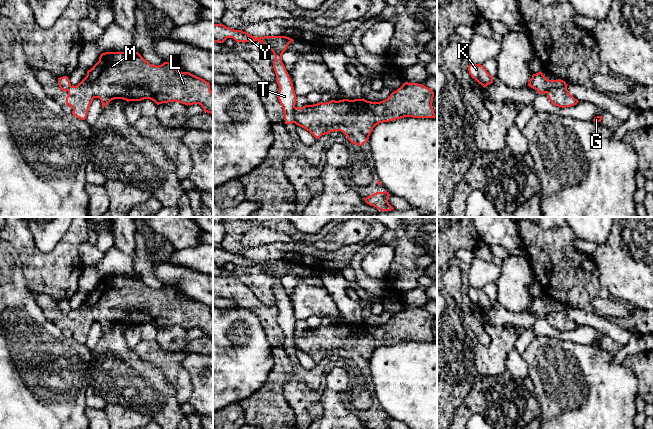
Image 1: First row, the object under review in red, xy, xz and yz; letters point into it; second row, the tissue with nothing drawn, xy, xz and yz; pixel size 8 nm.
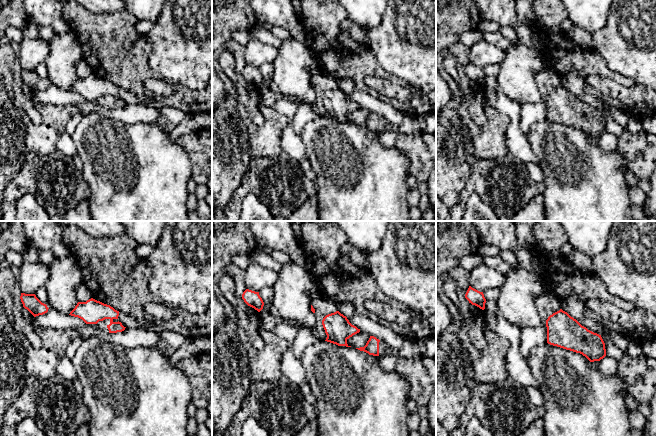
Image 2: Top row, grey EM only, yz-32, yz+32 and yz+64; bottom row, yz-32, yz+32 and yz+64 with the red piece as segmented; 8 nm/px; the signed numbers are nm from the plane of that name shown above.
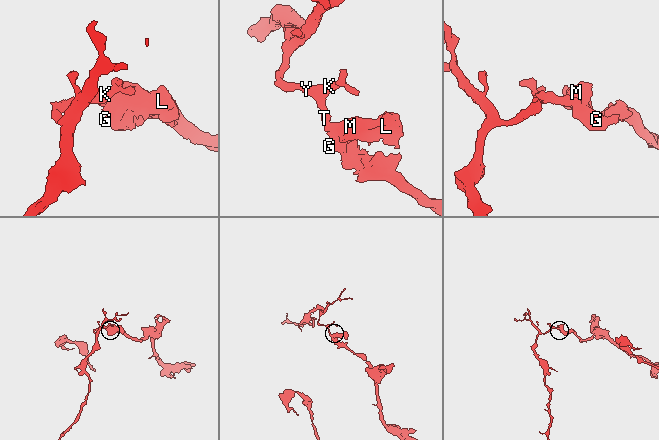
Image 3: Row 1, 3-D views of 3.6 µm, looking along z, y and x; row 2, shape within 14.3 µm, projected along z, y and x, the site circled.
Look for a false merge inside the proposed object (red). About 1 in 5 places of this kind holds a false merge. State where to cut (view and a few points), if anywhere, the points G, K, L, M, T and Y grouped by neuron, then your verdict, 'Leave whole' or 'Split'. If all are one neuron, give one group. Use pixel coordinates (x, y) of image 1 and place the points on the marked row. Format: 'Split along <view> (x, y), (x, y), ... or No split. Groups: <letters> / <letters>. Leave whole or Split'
Split along yz (566, 88), (551, 88), (546, 92). Groups: G L M / K T Y. Split

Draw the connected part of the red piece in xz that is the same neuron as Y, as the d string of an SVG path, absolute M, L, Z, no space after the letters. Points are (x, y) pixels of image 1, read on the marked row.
M221 24L213 25L213 42L223 43L227 38L233 38L238 42L262 42L274 54L273 68L276 74L276 82L279 86L277 93L278 100L284 111L285 124L294 123L294 108L296 94L291 78L282 62L282 54L288 45L294 40L286 36L264 36L254 37L242 30L234 30Z

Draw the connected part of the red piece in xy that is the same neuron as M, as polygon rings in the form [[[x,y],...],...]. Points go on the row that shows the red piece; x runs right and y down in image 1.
[[[136,51],[102,53],[86,77],[67,91],[66,105],[71,106],[72,114],[81,120],[86,119],[94,98],[101,100],[102,108],[114,99],[127,102],[150,99],[157,105],[174,101],[187,106],[199,104],[204,112],[213,113],[213,92],[209,82],[189,72],[179,72],[176,65],[169,62],[152,65]]]

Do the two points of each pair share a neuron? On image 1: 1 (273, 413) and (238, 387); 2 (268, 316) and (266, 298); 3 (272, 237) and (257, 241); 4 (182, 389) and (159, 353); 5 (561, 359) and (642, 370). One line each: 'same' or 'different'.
1: different
2: different
3: same
4: same
5: different

